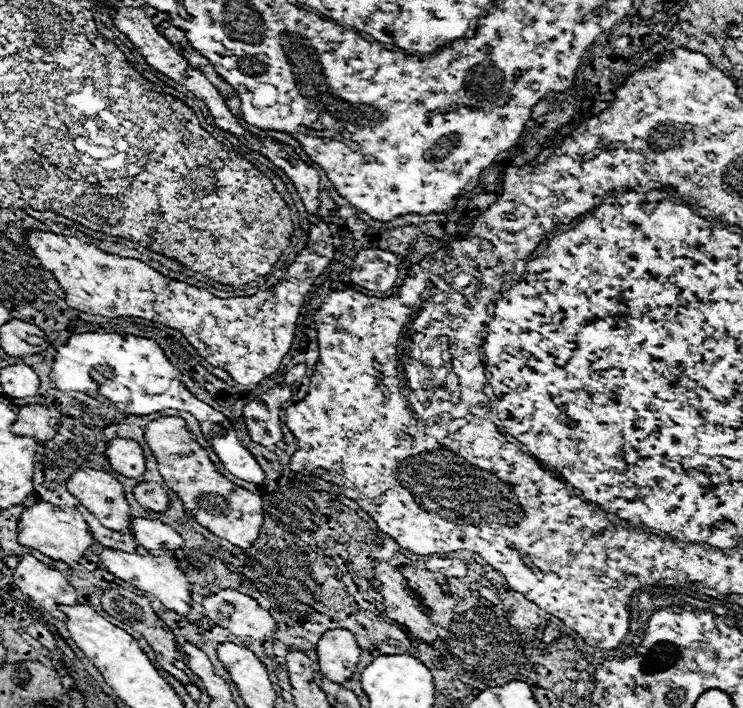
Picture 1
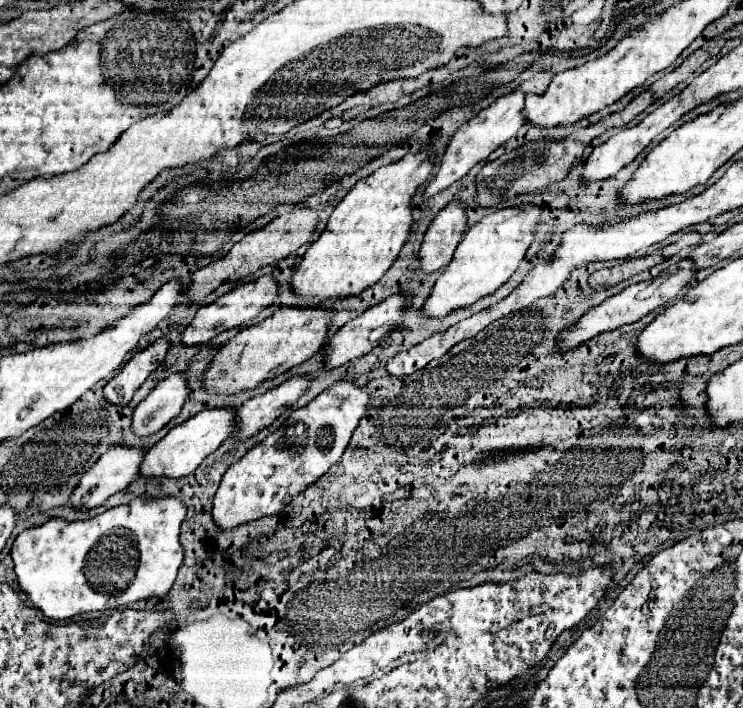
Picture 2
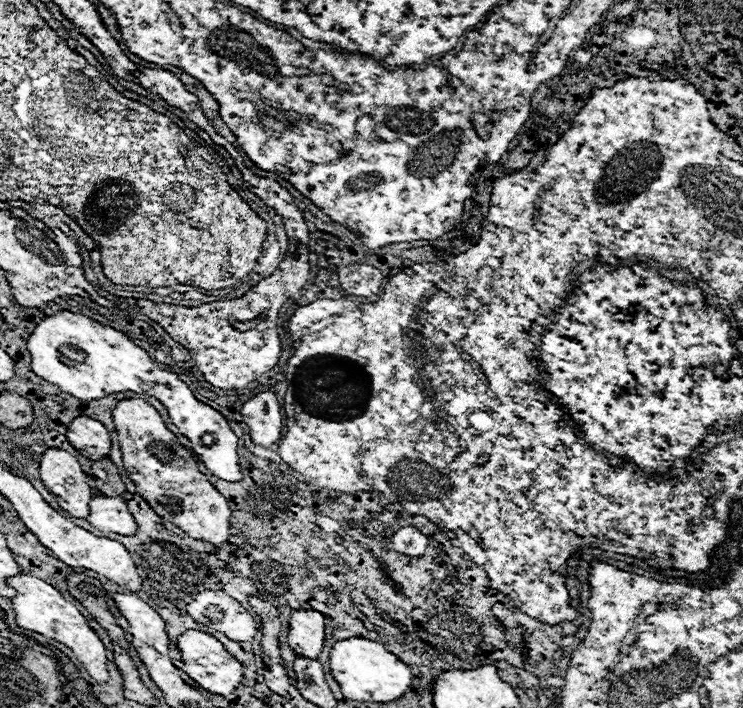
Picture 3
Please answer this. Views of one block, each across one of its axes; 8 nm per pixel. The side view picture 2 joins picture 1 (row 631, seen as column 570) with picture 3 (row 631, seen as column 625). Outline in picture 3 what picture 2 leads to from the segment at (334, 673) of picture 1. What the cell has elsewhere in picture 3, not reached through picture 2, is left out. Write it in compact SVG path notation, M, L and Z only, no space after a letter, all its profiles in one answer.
M294 610L290 618L288 646L304 658L318 660L324 648L326 618L316 610Z

